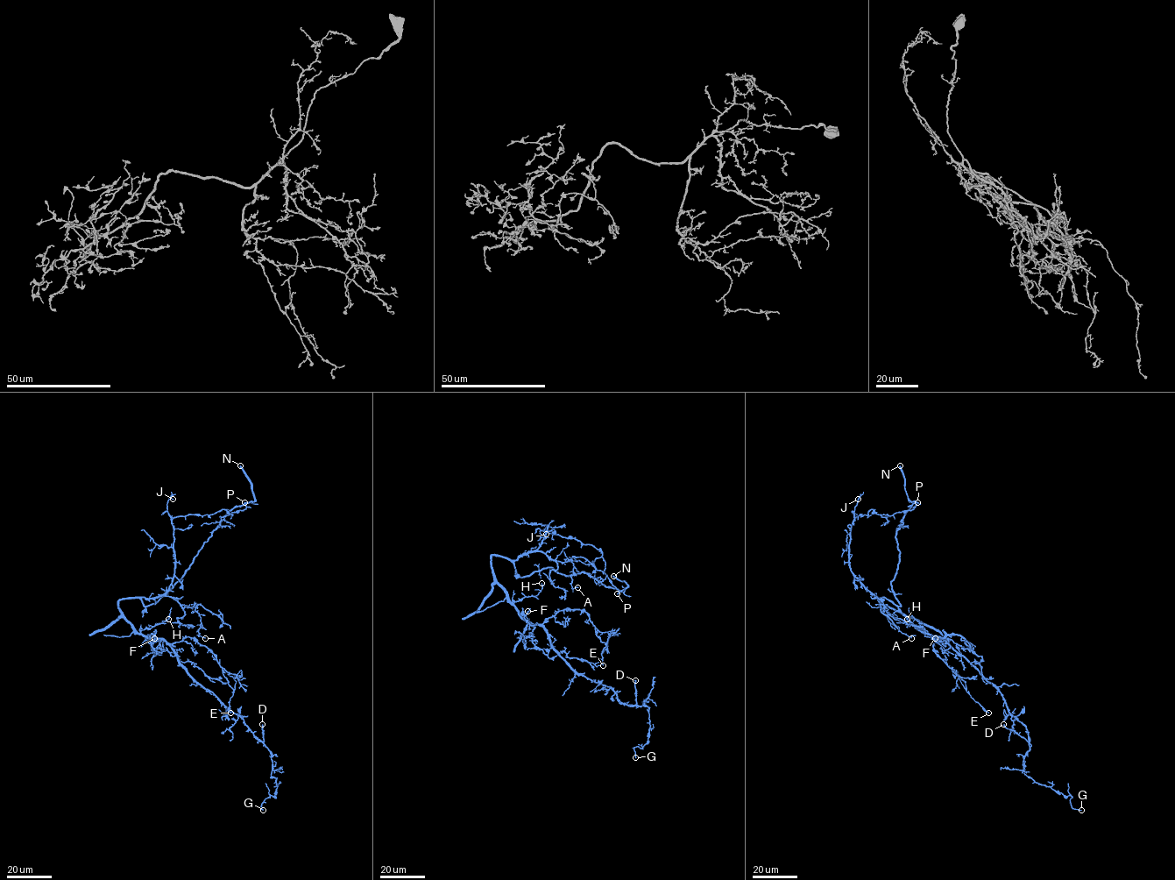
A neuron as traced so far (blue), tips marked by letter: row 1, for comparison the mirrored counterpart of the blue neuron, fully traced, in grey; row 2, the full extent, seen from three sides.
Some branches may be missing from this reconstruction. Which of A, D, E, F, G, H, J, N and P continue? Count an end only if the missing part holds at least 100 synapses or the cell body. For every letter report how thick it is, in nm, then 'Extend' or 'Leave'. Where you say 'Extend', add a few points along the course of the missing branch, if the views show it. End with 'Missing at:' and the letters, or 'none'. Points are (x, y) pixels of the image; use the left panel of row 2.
A: Thickness 100 nm. Leave
D: Thickness 220 nm. Leave
E: Thickness 130 nm. Leave
F: Thickness 100 nm. Leave
G: Thickness 140 nm. Leave
H: Thickness 120 nm. Leave
J: Thickness 160 nm. Leave
N: Thickness 360 nm. Extend. Course of what is missing: (240, 465), (227, 461), (213, 449), (201, 448)
P: Thickness 180 nm. Leave
Missing at: N

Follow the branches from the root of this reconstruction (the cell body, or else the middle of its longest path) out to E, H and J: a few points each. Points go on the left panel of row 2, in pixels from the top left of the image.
E: (139, 634), (164, 639), (170, 644), (189, 636), (205, 645), (215, 656), (233, 690), (229, 702), (230, 713)
H: (139, 634), (142, 630), (164, 622), (169, 615), (168, 619)
J: (139, 634), (121, 612), (118, 600), (154, 599), (168, 589), (174, 574), (175, 551), (166, 503), (173, 499)

